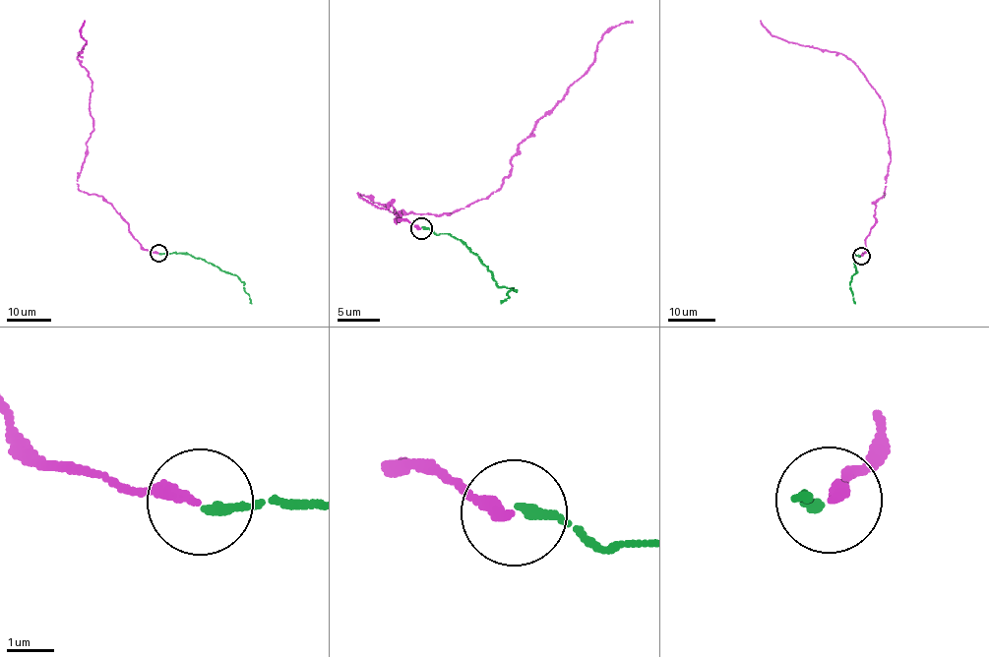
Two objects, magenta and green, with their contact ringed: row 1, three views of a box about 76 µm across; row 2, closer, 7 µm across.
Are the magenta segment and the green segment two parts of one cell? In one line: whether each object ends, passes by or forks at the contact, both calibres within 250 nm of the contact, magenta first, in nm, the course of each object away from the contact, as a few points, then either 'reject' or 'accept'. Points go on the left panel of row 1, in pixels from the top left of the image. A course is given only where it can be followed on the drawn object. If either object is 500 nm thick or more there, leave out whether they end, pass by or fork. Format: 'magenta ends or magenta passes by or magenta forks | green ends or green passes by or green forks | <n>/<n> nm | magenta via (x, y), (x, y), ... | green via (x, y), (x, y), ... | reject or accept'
magenta ends | green ends | 240/200 nm | magenta via (158, 253), (144, 249), (101, 197), (78, 189), (93, 118), (92, 84), (77, 58), (86, 42), (84, 20) | green via (158, 253), (187, 253), (226, 273), (235, 274), (244, 284), (252, 303) | accept

